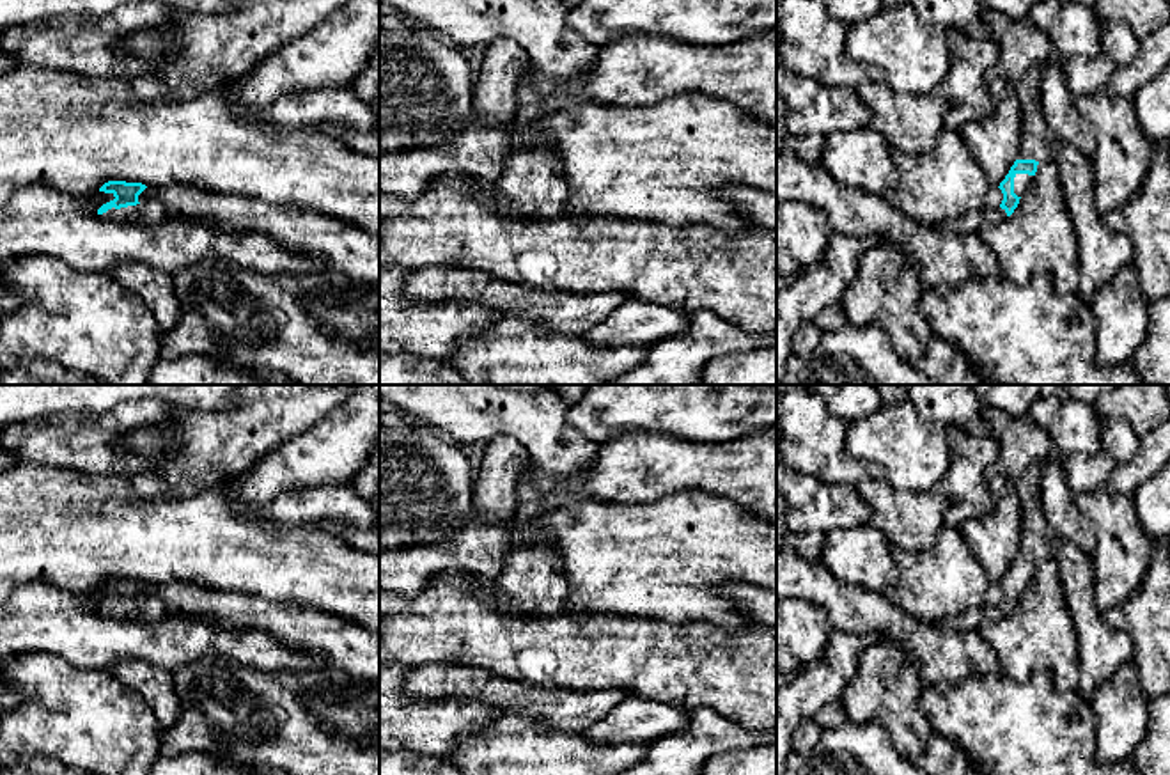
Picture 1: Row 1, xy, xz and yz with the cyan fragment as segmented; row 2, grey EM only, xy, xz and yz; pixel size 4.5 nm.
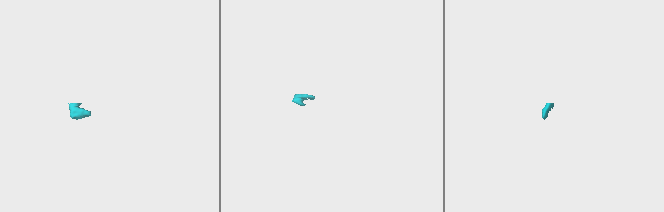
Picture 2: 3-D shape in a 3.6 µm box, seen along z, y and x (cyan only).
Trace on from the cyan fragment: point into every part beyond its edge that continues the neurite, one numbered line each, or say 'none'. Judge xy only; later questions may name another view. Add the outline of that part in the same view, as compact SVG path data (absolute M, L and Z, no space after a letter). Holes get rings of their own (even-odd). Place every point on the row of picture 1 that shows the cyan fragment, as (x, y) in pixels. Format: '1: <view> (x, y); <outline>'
1: xy (142, 213); M136 204L121 209L112 207L101 216L117 223L160 223L167 220L161 204Z

